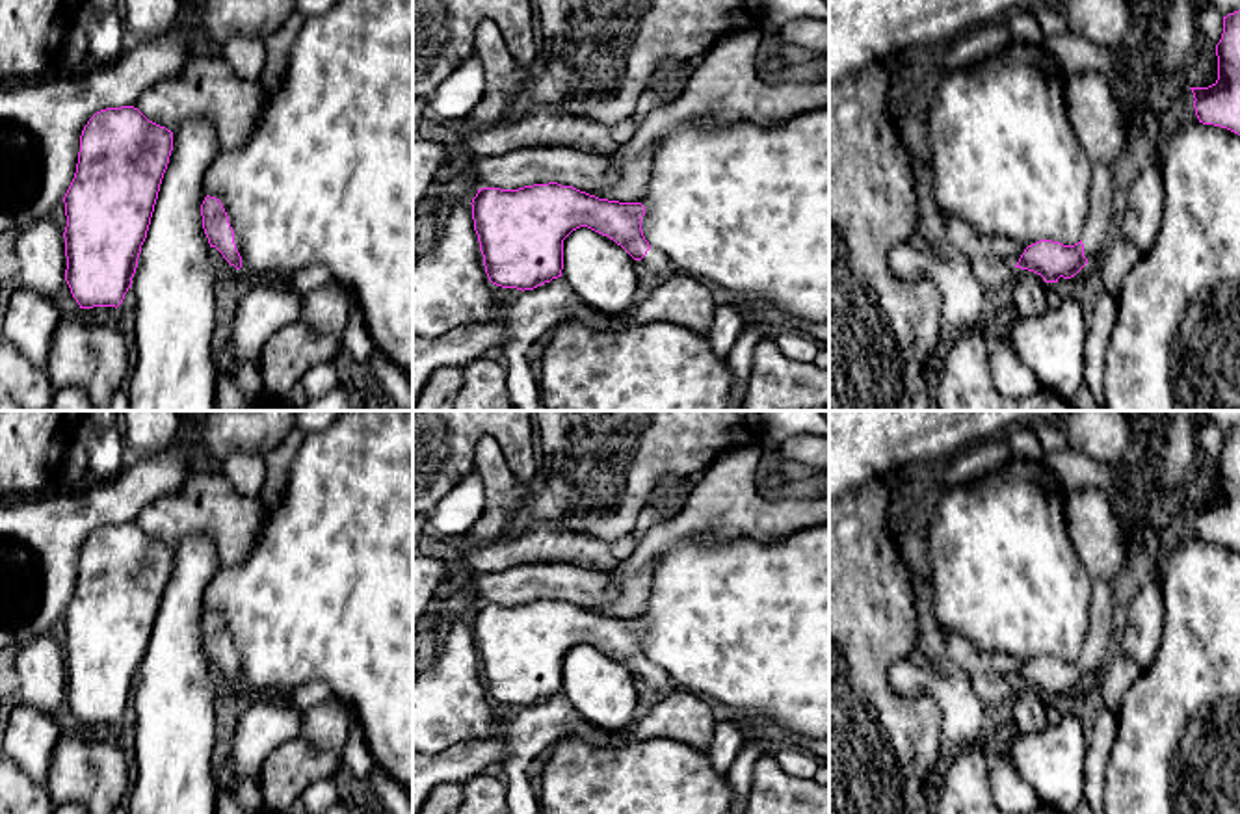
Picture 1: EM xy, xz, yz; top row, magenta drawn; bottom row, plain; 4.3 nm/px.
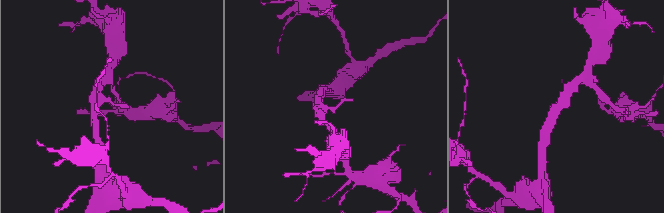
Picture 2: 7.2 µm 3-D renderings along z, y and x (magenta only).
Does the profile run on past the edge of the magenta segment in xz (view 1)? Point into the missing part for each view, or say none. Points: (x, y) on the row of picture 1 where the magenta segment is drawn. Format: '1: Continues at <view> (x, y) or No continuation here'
1: Continues at xz (655, 261)

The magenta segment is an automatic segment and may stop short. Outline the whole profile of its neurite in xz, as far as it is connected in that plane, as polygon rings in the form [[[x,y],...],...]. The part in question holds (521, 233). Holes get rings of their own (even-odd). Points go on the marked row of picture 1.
[[[558,182],[534,184],[519,190],[481,188],[472,199],[472,219],[489,281],[502,288],[534,290],[561,277],[563,240],[576,229],[587,227],[621,245],[653,275],[664,279],[677,271],[675,264],[653,247],[641,230],[645,206],[599,199]]]

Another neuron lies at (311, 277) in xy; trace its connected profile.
[[[309,264],[290,277],[292,286],[303,295],[325,288],[335,281],[333,271],[323,264]]]

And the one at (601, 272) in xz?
[[[587,227],[563,240],[561,277],[582,303],[602,314],[625,312],[640,284],[634,258],[613,240]]]

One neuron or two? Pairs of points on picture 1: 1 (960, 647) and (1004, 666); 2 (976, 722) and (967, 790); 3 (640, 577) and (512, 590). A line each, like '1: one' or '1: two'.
1: one
2: two
3: two

